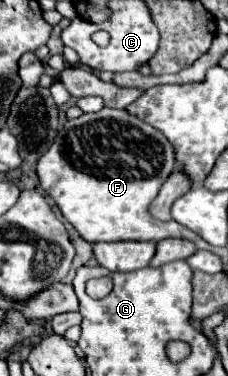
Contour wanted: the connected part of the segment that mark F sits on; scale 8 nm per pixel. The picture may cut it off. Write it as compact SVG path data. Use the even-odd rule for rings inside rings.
M102 108L94 114L82 114L76 120L68 120L62 132L54 138L52 146L46 154L40 156L36 164L36 174L40 180L42 190L56 202L62 216L76 228L80 238L86 242L118 242L118 240L164 240L164 238L188 238L196 246L200 240L198 234L182 228L178 222L170 220L162 224L148 214L148 206L158 194L158 188L174 170L174 152L170 142L160 134L154 132L142 120L134 120L126 110L112 110Z

